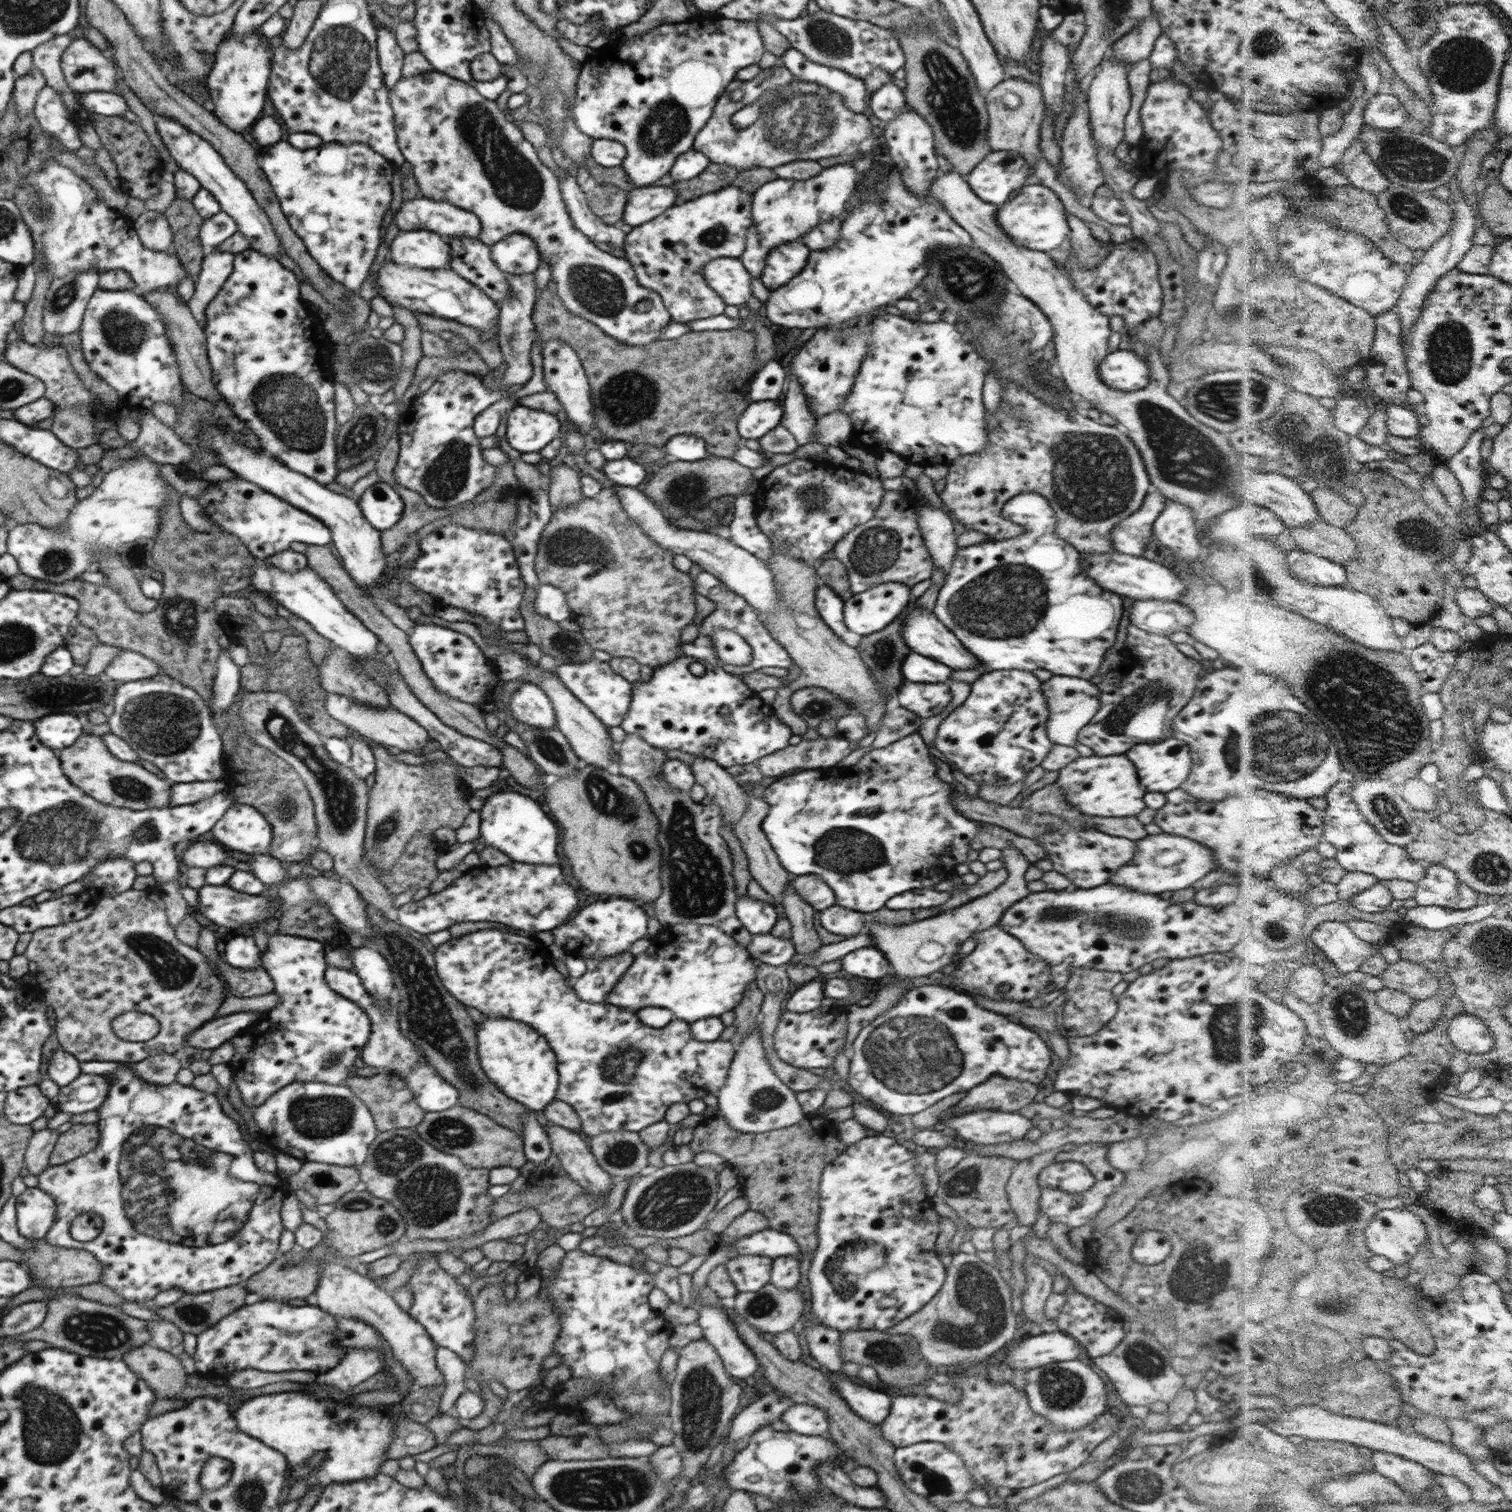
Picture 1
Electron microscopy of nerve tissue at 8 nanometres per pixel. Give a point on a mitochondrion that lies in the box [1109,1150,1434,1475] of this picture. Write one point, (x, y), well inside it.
(1334, 1210)

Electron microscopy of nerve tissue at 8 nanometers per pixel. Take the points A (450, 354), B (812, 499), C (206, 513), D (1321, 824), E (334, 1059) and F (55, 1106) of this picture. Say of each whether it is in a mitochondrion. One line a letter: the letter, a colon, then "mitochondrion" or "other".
A: other
B: mitochondrion
C: other
D: other
E: mitochondrion
F: other

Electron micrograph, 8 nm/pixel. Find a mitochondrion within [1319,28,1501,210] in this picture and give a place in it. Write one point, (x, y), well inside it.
(1461, 64)

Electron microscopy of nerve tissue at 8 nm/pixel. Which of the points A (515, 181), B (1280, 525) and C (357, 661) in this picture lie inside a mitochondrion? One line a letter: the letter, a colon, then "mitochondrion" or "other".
A: mitochondrion
B: other
C: other

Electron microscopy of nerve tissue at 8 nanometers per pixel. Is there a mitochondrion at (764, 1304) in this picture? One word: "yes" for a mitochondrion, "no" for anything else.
yes

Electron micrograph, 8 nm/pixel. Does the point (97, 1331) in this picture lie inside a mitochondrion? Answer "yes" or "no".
yes

